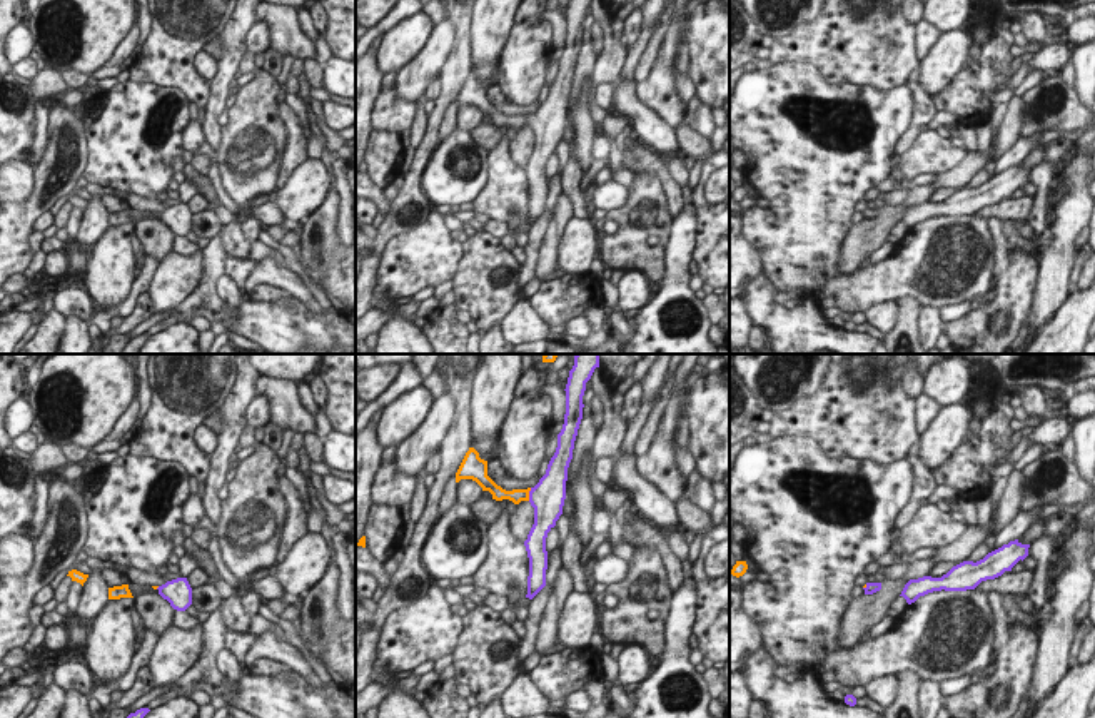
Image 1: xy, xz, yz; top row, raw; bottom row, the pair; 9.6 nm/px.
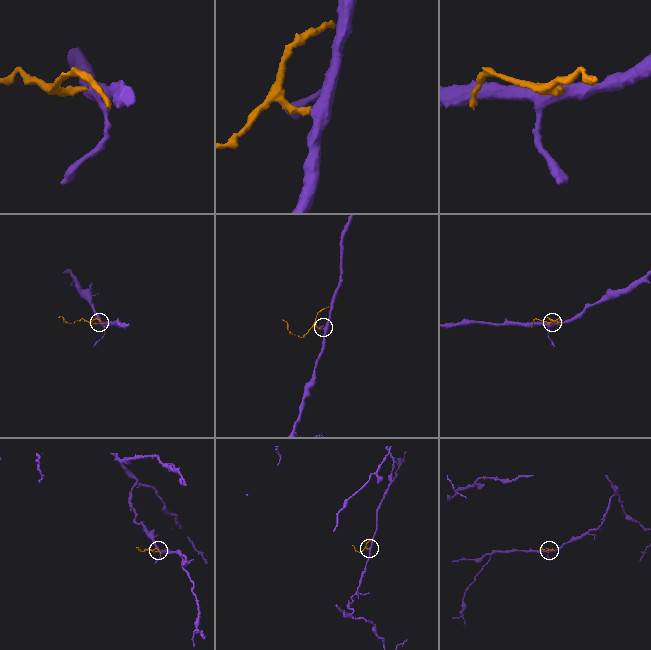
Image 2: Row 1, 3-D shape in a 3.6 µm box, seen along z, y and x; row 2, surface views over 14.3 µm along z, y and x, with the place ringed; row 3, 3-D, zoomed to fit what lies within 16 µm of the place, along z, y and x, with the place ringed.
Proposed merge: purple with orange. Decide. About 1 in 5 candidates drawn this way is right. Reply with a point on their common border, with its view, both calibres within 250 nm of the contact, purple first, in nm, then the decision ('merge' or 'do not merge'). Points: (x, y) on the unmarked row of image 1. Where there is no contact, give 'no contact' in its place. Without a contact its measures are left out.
meets purple in xz at (529, 121); 320 nm thick on the purple side, 140 nm on the other; merge

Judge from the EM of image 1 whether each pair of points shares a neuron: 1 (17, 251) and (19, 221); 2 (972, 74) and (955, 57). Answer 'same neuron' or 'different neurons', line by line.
1: same neuron
2: different neurons

